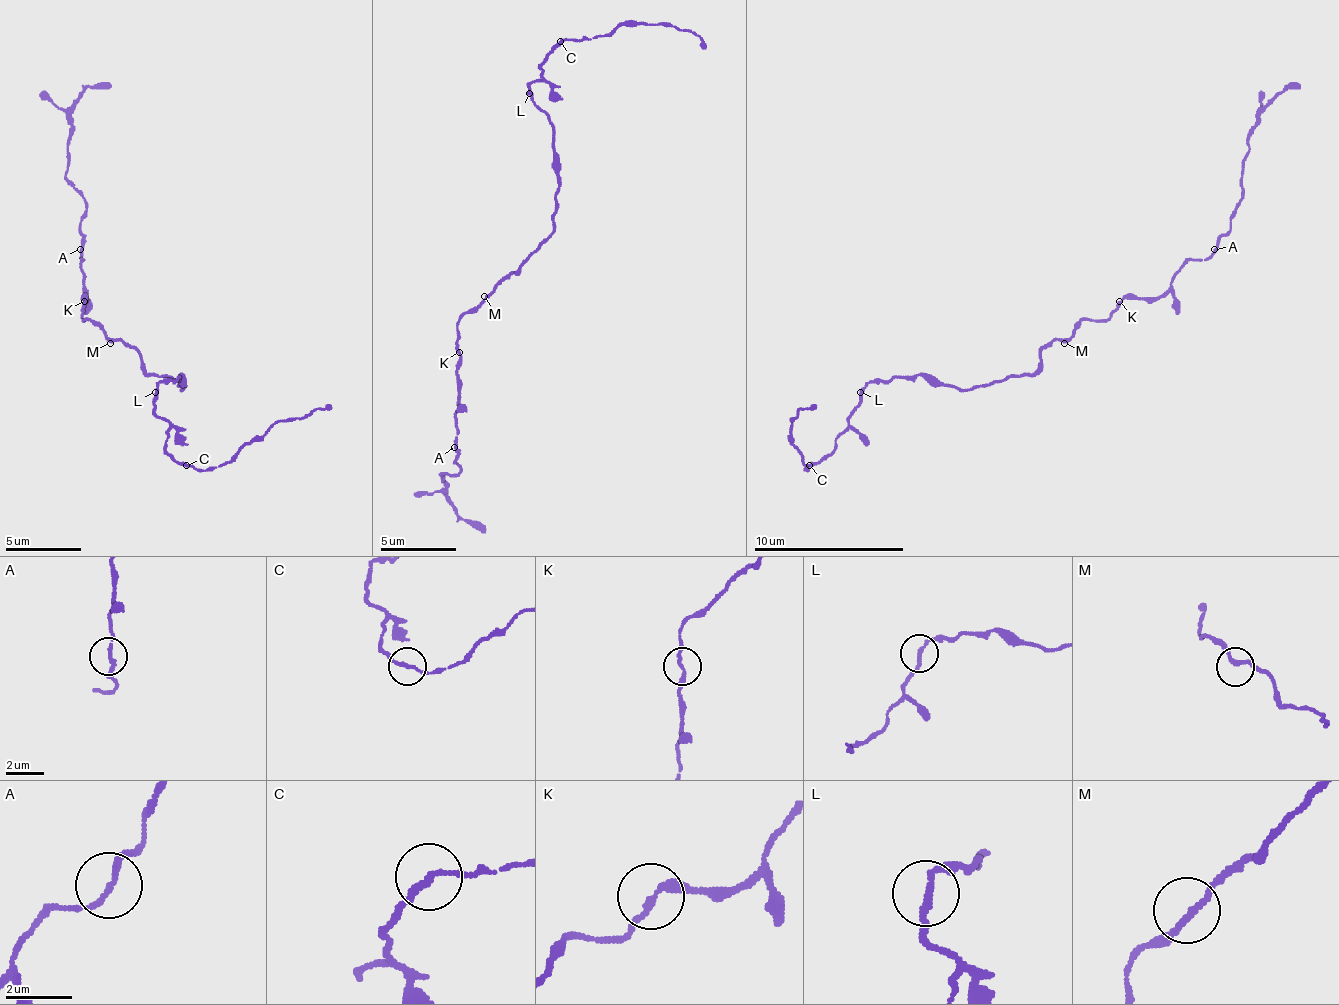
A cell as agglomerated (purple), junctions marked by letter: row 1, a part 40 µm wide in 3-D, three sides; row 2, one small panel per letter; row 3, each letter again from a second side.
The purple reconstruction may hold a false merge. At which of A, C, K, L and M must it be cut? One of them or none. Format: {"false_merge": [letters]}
{"false_merge": []}

